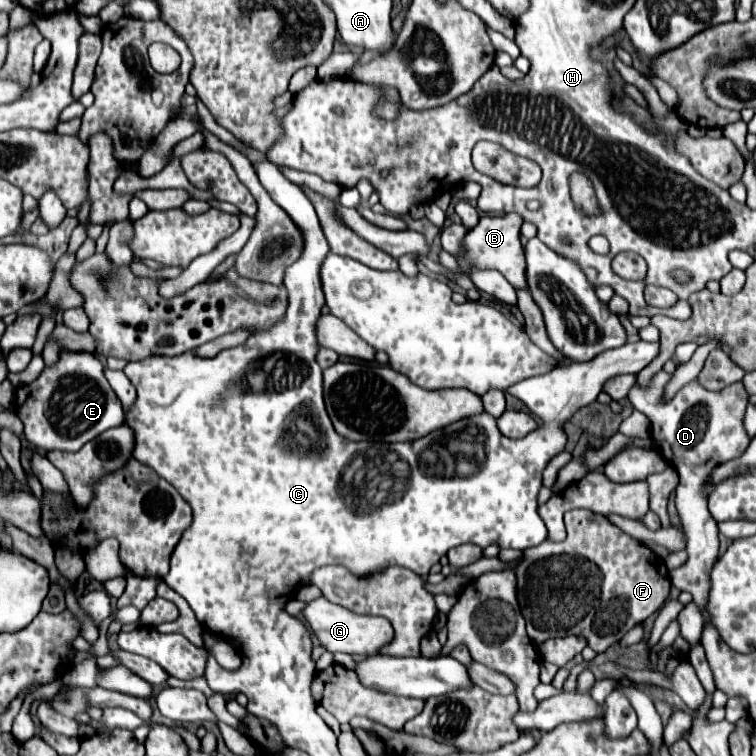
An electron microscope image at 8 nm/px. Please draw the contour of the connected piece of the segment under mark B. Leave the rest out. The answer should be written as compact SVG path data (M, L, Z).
M483 215L479 219L479 223L469 229L469 233L465 235L465 249L467 249L467 257L463 261L459 261L459 267L463 273L467 273L467 265L473 261L479 269L497 269L513 287L527 287L525 285L525 255L523 255L523 247L521 247L521 239L519 239L519 221L509 221L509 215L503 217L491 217L491 215Z

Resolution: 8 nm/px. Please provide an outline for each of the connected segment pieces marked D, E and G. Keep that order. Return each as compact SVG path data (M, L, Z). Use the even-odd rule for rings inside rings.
M657 373L647 391L637 385L629 391L629 401L635 409L645 413L651 421L651 439L655 449L677 469L681 483L677 487L677 511L683 523L687 553L689 559L683 567L673 569L669 573L671 583L681 591L689 591L693 601L701 605L707 599L709 589L709 571L717 561L719 539L717 539L717 521L711 517L707 509L707 489L711 485L711 463L727 463L743 455L749 445L749 433L743 425L745 409L749 405L749 393L743 383L737 381L719 391L705 389L695 377L685 387L681 387L671 399L665 399L665 387L671 381L671 373ZM665 441L665 447L663 447Z
M61 351L55 367L45 367L39 379L17 389L15 405L25 425L27 441L45 451L79 451L87 441L125 421L121 403L103 375L101 361L93 353Z
M323 595L309 601L303 609L303 619L311 627L311 631L317 635L319 643L329 653L349 653L349 655L375 655L379 647L389 643L393 639L393 627L385 617L367 617L351 613L345 607L333 605Z

